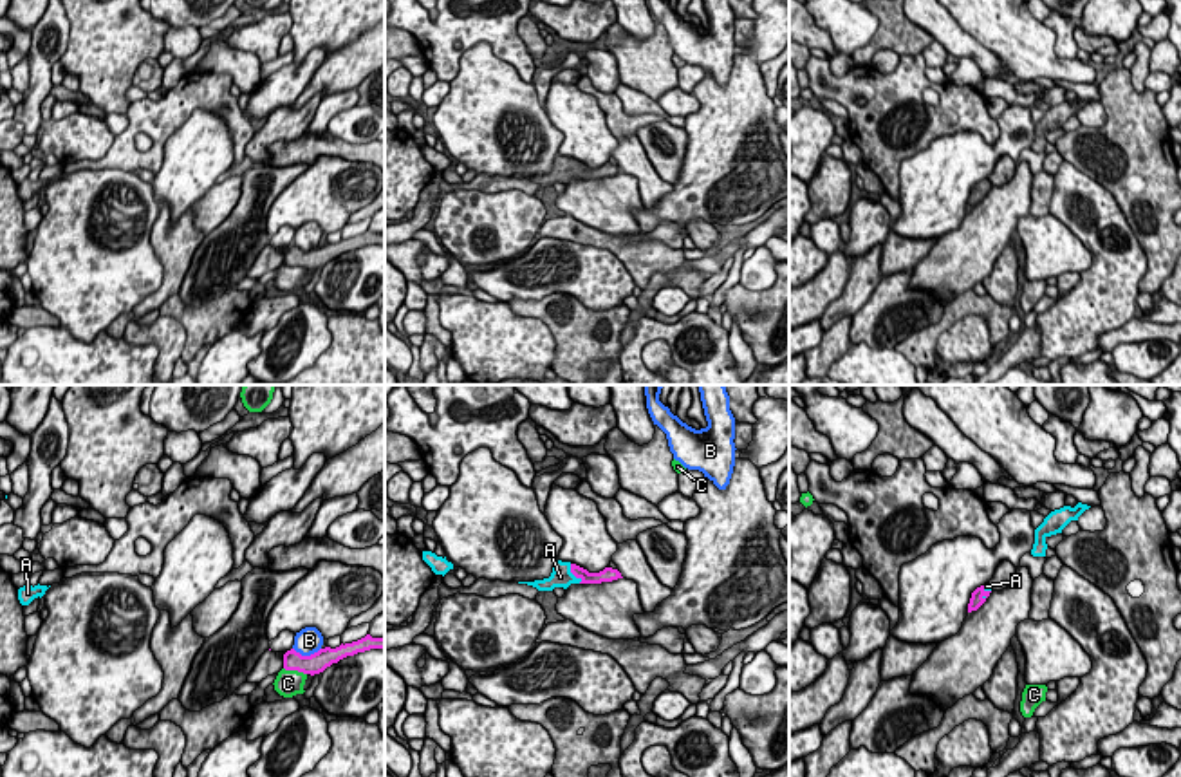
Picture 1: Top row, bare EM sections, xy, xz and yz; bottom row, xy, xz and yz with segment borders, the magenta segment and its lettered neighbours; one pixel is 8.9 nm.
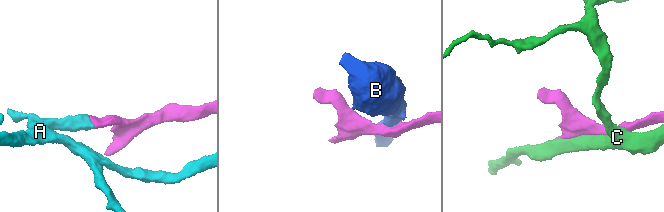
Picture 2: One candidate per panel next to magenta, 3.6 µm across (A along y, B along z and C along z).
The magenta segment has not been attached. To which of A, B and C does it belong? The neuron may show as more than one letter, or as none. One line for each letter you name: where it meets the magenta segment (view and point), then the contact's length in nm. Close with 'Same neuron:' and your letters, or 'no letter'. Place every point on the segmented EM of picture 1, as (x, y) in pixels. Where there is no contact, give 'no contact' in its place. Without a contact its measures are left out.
A: contact xz (573, 573); length 200 nm
Same neuron: A

